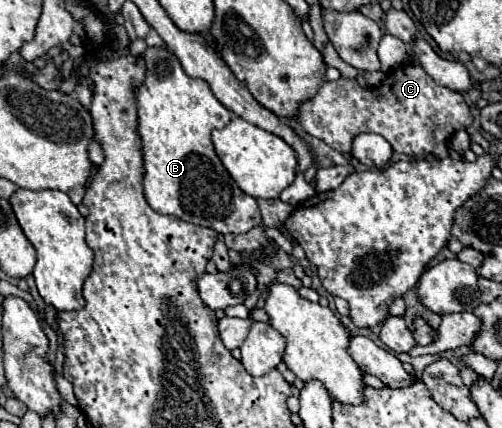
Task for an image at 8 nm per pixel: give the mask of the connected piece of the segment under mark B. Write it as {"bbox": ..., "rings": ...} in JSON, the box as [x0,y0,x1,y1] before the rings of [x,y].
{"bbox":[138,46,262,234],"rings":[[[164,46],[146,48],[146,78],[138,90],[138,132],[144,152],[144,194],[148,204],[158,214],[176,216],[184,222],[200,224],[216,230],[218,234],[242,234],[262,224],[256,198],[244,194],[232,180],[224,164],[214,152],[210,132],[224,128],[230,122],[230,110],[224,108],[212,94],[206,80],[190,78],[178,58]]]}

